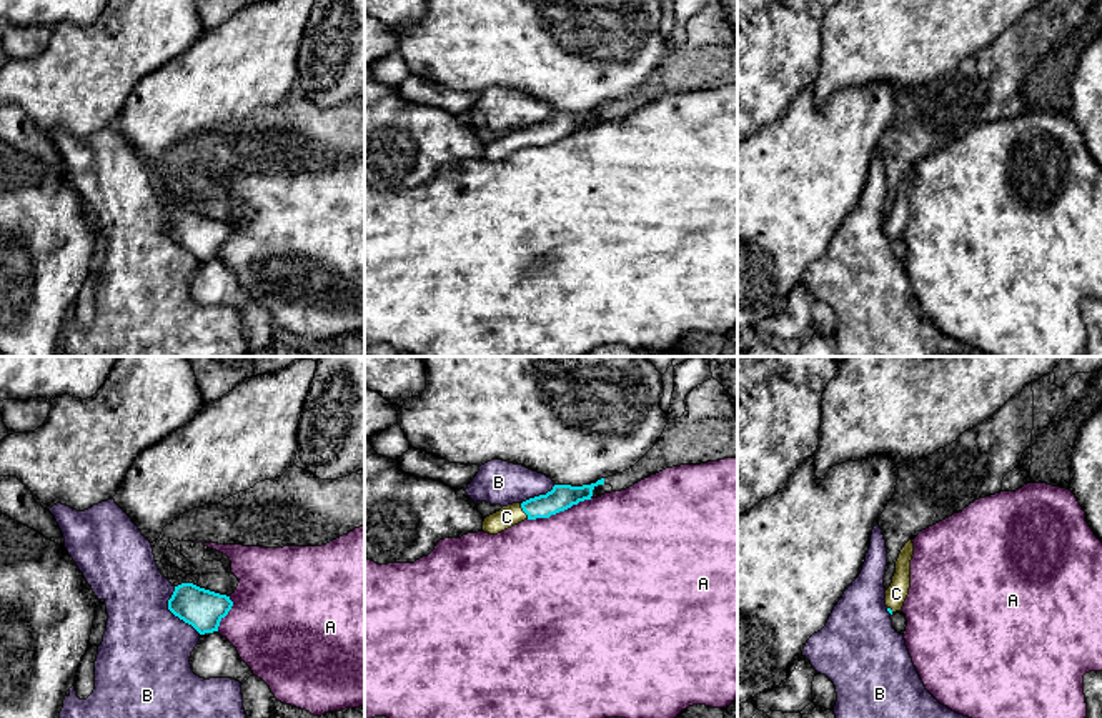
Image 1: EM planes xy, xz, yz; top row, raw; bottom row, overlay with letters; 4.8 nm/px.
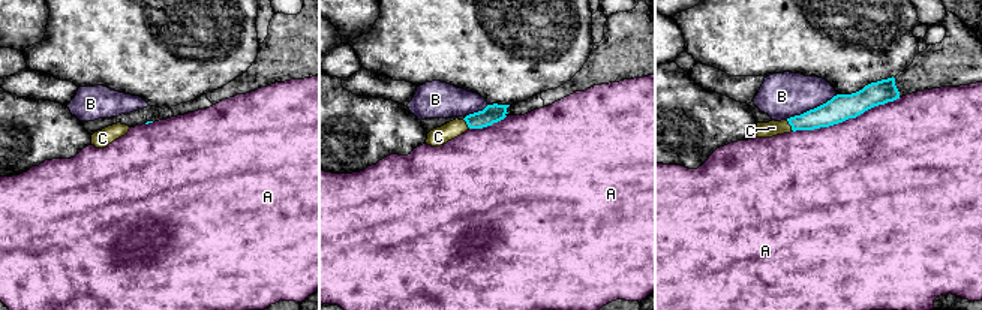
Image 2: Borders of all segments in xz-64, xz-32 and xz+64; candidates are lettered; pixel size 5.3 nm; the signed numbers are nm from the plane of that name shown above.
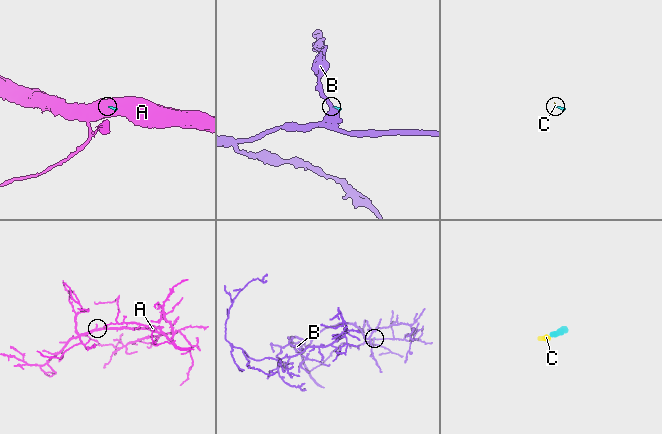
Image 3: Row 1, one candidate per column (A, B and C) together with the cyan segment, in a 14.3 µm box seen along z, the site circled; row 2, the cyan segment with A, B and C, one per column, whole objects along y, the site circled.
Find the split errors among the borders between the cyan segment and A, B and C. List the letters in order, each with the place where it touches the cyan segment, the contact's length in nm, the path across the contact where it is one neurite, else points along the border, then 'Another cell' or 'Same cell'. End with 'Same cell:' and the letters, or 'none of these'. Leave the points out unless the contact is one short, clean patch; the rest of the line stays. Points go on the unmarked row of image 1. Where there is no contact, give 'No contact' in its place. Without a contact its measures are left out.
A: Touches cyan at xz (560, 137). Shared border 320 nm. Another cell
B: Touches cyan at xy (173, 240). Shared border 260 nm. Another cell
C: Touches cyan at xz (523, 137). Shared border 90 nm. Path across: xz (561, 124), (543, 134), (523, 137), (506, 144). Same cell
Same cell: C

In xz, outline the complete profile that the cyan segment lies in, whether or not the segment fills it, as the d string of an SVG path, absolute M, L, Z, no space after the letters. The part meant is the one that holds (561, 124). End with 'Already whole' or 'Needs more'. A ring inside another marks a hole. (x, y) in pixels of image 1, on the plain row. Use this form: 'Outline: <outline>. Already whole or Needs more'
Outline: M604 105L583 113L554 112L546 122L503 133L499 138L486 143L483 148L483 158L498 162L524 147L549 145L579 128L591 127L593 117L598 112L604 112Z. Needs more

